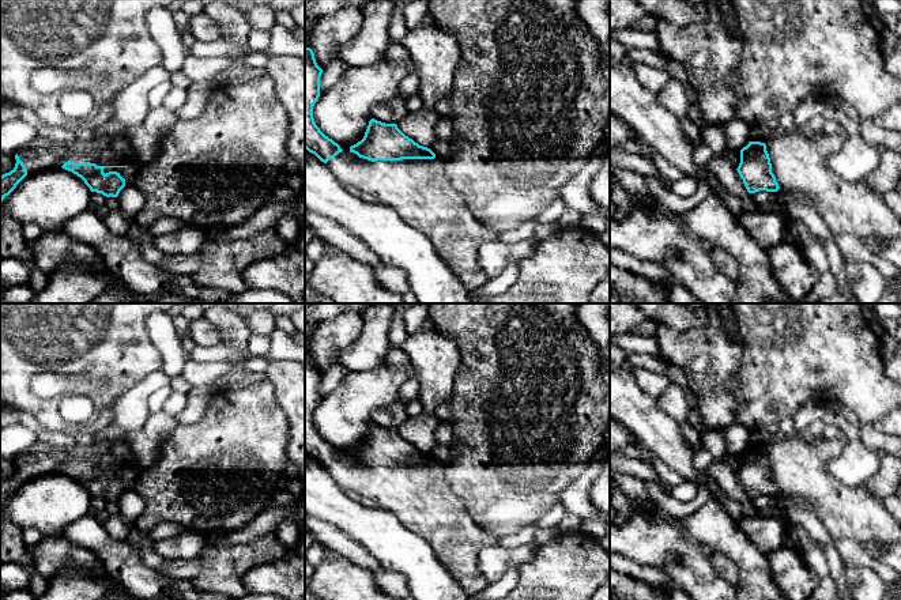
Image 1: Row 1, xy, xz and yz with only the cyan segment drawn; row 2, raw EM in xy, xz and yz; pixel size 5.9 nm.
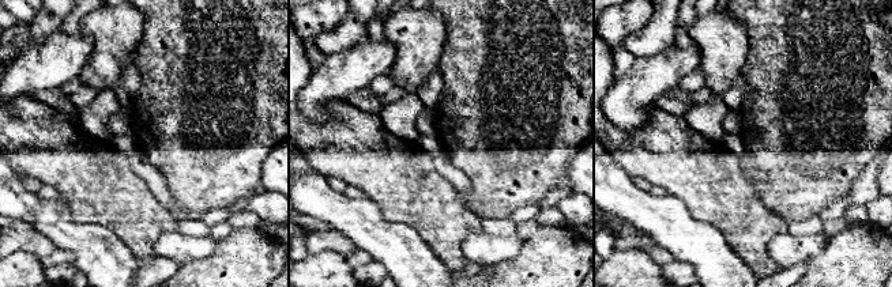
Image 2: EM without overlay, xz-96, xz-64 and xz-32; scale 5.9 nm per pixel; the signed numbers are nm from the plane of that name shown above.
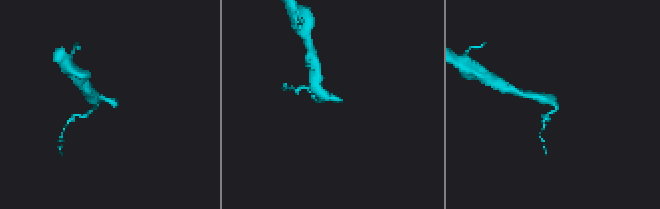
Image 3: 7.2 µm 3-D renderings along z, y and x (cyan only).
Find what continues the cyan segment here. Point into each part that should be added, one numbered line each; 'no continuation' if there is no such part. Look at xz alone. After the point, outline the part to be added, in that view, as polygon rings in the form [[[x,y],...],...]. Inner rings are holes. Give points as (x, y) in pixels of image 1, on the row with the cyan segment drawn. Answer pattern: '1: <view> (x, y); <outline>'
1: xz (419, 191); [[[339,152],[327,169],[343,186],[357,186],[426,235],[467,291],[487,282],[478,252],[498,234],[479,222],[446,176],[446,161],[367,161]]]

